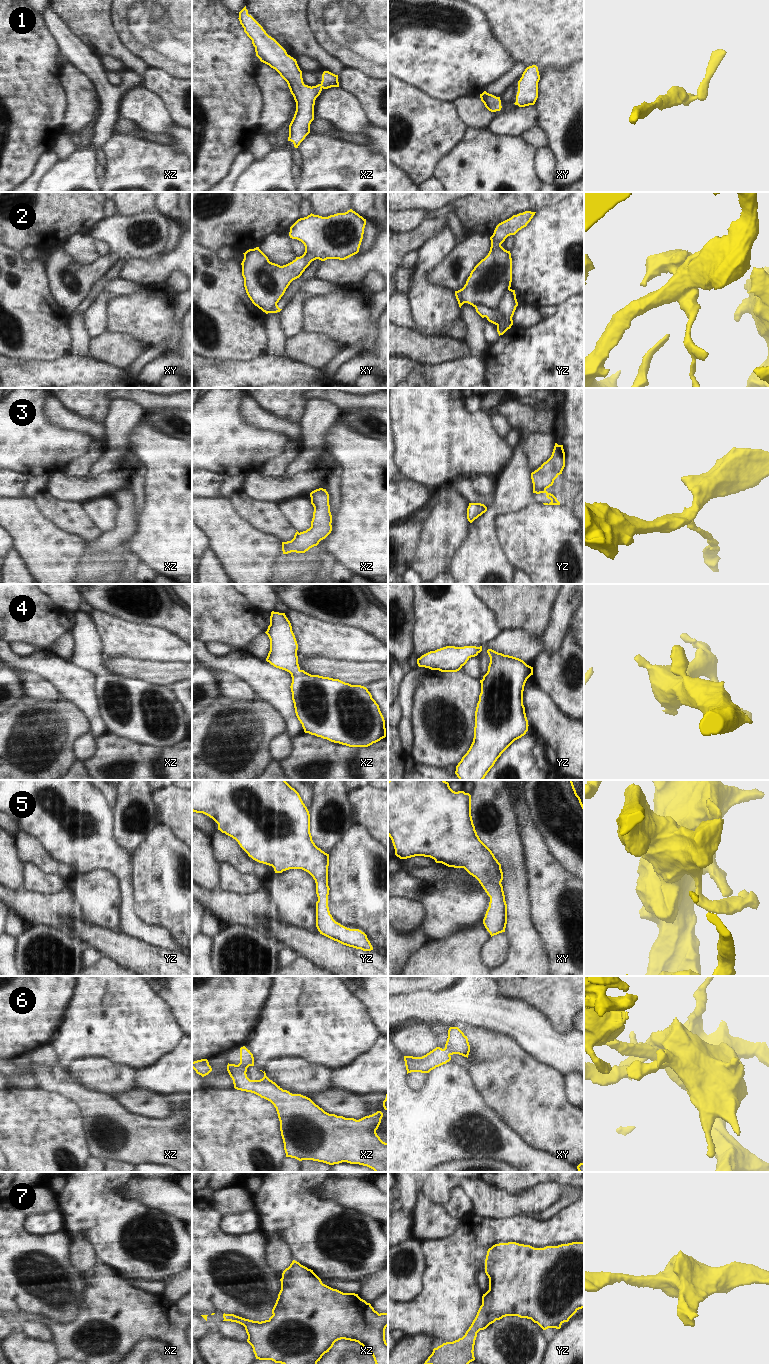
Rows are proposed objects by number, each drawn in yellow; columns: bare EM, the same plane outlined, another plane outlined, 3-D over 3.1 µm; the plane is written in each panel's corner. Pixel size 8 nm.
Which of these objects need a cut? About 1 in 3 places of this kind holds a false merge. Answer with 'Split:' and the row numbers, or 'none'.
Split: 2, 3

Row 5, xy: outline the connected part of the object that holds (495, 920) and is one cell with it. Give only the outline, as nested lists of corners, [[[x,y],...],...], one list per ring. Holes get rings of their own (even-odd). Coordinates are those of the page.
[[[388,780],[388,836],[391,838],[395,855],[400,859],[415,856],[430,857],[436,863],[448,867],[464,868],[475,877],[490,897],[489,907],[483,924],[491,937],[505,932],[507,904],[503,886],[501,864],[492,851],[480,840],[471,816],[471,795],[464,791],[453,791],[445,780]]]

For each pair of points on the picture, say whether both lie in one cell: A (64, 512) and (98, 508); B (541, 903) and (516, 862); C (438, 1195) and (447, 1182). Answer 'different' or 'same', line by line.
A: different
B: different
C: same

